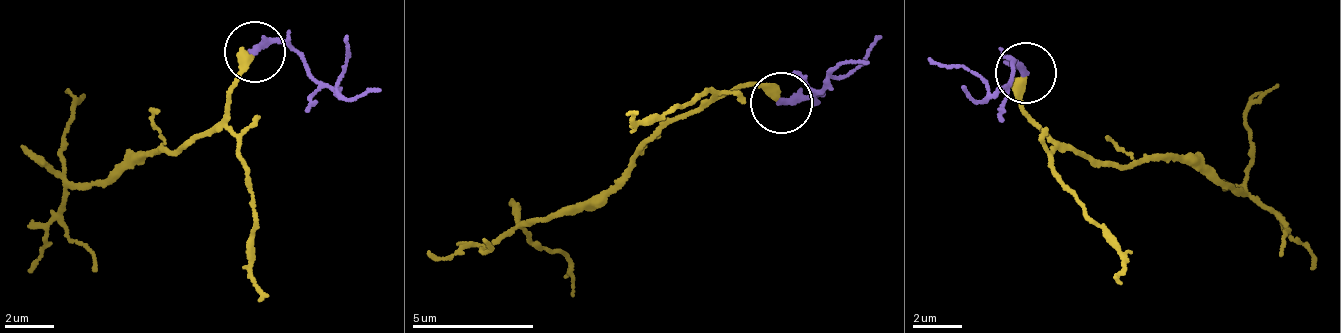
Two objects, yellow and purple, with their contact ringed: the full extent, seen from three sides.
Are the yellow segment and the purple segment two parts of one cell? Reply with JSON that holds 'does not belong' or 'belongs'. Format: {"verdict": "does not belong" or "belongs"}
{"verdict": "belongs"}

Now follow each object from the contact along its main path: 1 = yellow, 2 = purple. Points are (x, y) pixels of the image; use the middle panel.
1: (777, 103), (746, 85), (694, 111), (636, 147), (613, 188), (528, 219), (529, 243), (564, 257), (571, 294)
2: (780, 105), (810, 101), (879, 38)

